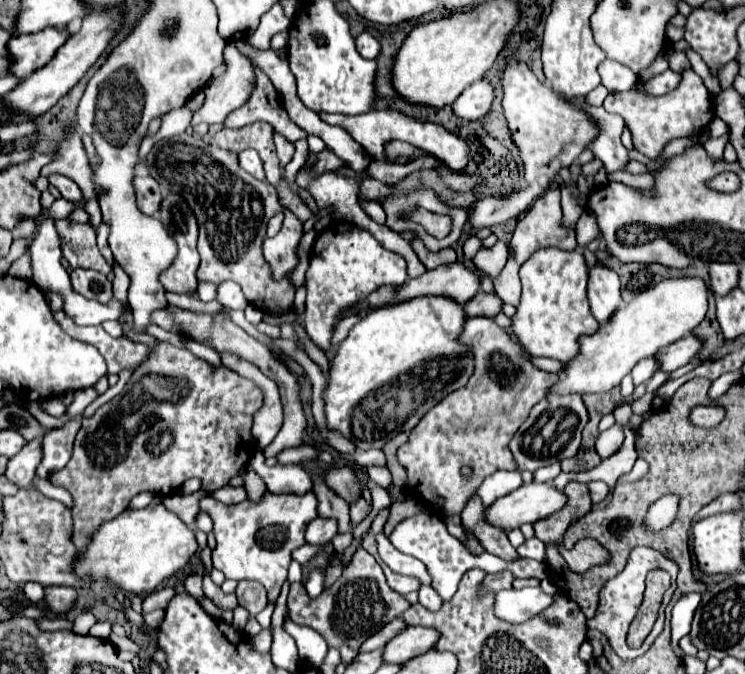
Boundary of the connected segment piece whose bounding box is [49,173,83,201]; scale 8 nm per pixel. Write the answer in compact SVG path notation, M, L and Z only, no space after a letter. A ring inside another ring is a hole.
M53 173L53 175L49 175L49 183L51 183L51 185L55 185L67 201L79 201L79 199L83 197L83 193L81 193L79 185L77 185L75 181L71 181L69 177L63 177L63 175Z

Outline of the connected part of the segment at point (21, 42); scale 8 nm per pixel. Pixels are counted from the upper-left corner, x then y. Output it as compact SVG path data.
M51 27L37 33L11 37L7 41L7 51L11 53L9 75L17 79L27 79L33 71L49 63L61 43L65 43L65 37L69 37L69 33Z

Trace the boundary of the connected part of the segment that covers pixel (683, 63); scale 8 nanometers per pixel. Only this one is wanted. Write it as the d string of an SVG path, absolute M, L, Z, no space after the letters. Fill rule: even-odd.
M673 51L673 53L669 55L669 69L671 69L671 71L681 73L681 71L685 71L685 69L689 69L689 67L691 67L691 65L689 65L685 53L681 53L681 51Z

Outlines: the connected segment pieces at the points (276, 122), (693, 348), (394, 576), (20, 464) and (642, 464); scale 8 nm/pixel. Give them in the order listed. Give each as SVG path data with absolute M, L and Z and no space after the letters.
M253 67L253 69L255 69L255 87L253 87L247 103L241 105L239 109L231 111L223 125L229 129L239 129L243 125L249 125L255 121L267 121L279 135L283 135L291 143L305 139L307 133L289 119L287 111L283 109L283 103L279 99L279 93L275 91L269 77L263 71L259 71L257 67Z
M687 335L685 339L679 339L675 345L671 343L663 351L659 351L659 359L657 359L659 371L671 373L671 371L687 365L699 347L701 347L701 341L695 335Z
M381 563L383 571L385 571L385 577L387 577L387 583L391 589L395 589L397 593L401 595L407 595L409 591L417 591L421 587L421 581L417 577L409 577L409 575L399 575L395 571L391 571L385 563Z
M33 439L17 455L9 459L5 477L17 487L29 487L35 477L35 469L39 461L41 461L41 445L39 439Z
M638 457L637 461L635 462L635 465L632 468L631 475L624 475L617 481L617 484L621 484L621 482L632 482L636 481L640 478L642 478L644 475L640 475L644 473L648 469L648 464L644 459L641 459Z

